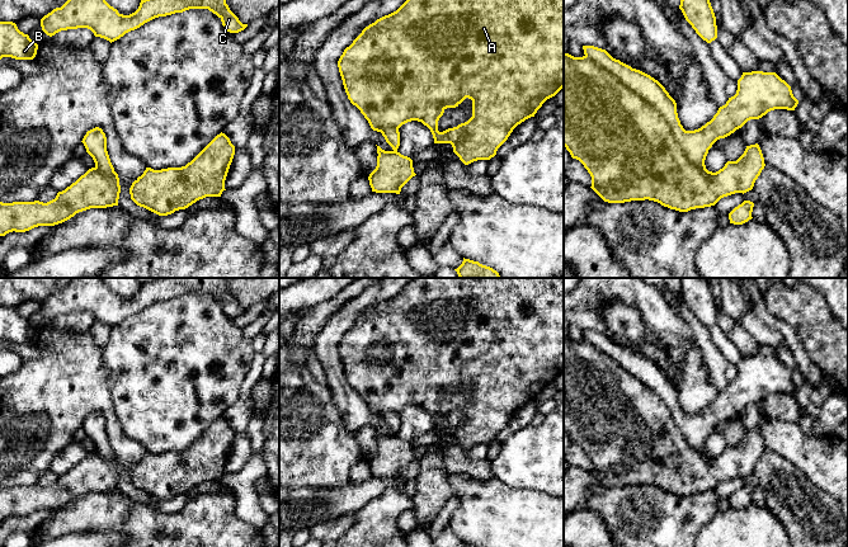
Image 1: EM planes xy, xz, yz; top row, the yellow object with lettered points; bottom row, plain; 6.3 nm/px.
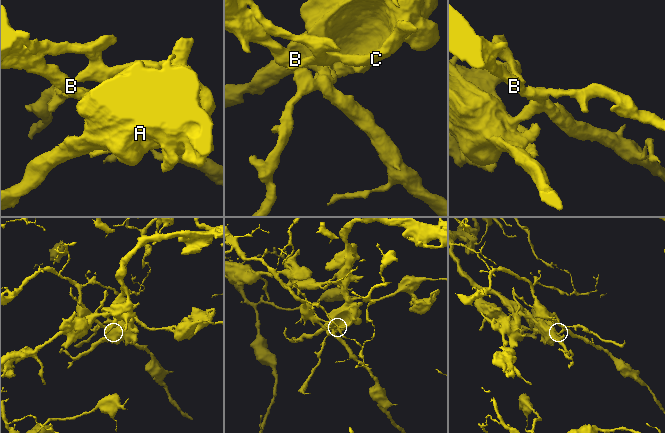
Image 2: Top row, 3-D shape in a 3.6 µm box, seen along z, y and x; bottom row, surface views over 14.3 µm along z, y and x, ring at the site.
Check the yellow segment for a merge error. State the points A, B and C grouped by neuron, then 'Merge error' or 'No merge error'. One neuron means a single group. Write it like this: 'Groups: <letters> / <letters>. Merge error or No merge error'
Groups: A C / B. Merge error

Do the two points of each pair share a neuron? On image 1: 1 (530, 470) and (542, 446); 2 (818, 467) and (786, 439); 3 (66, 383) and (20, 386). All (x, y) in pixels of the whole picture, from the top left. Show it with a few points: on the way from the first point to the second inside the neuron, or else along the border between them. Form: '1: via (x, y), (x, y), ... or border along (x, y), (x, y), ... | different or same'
1: via (530, 463), (540, 452) | same
2: via (811, 460), (794, 444) | same
3: via (55, 386), (32, 386) | same

